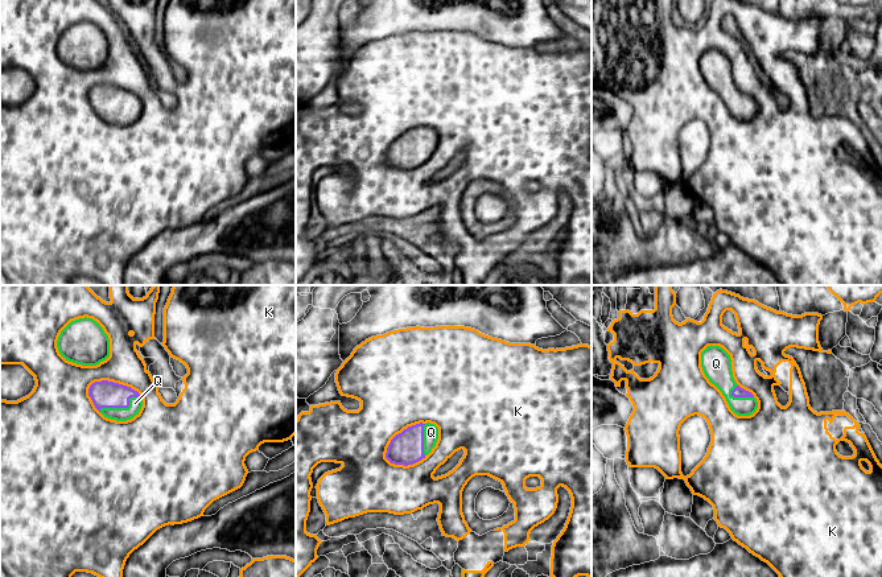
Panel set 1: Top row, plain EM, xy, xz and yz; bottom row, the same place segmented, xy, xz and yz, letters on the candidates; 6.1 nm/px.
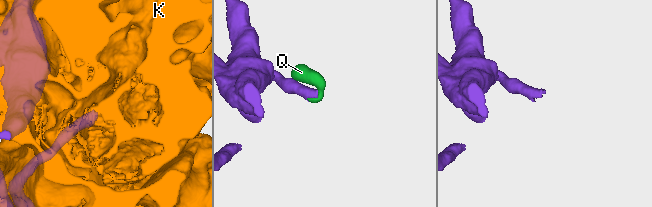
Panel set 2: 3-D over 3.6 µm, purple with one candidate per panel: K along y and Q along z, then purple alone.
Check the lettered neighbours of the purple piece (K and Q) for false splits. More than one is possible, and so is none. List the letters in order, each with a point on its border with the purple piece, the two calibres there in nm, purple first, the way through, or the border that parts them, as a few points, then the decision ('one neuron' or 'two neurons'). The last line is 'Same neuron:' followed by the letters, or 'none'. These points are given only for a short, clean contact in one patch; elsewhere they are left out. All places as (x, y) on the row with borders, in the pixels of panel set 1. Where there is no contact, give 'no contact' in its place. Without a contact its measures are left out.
K: xz (395, 436) | 200/420 nm | two neurons
Q: xy (122, 407) | 170/80 nm | across xy (104, 394), (122, 407), (135, 403) | one neuron
Same neuron: Q

